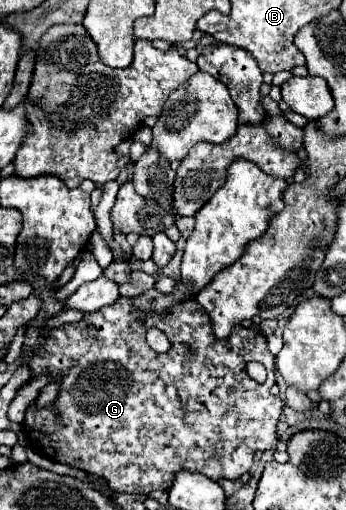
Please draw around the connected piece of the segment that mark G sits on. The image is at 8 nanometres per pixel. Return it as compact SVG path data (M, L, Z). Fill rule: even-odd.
M118 298L98 312L84 314L80 322L52 330L42 346L38 346L42 326L26 330L24 352L34 352L30 360L34 376L52 372L52 378L60 378L60 392L54 404L42 410L32 406L26 412L24 432L36 452L106 478L112 492L150 494L152 490L168 490L174 476L182 470L204 474L210 480L238 480L250 470L256 452L276 450L280 440L276 426L284 402L270 394L276 382L276 358L268 350L262 332L238 326L230 340L214 340L210 336L210 320L206 320L206 312L194 300L180 304L162 318L150 316L146 322L134 320L130 312L124 312L124 306L130 306L130 300ZM150 326L160 328L172 342L166 354L158 354L146 344L146 330ZM250 360L266 366L268 380L264 384L246 374Z

